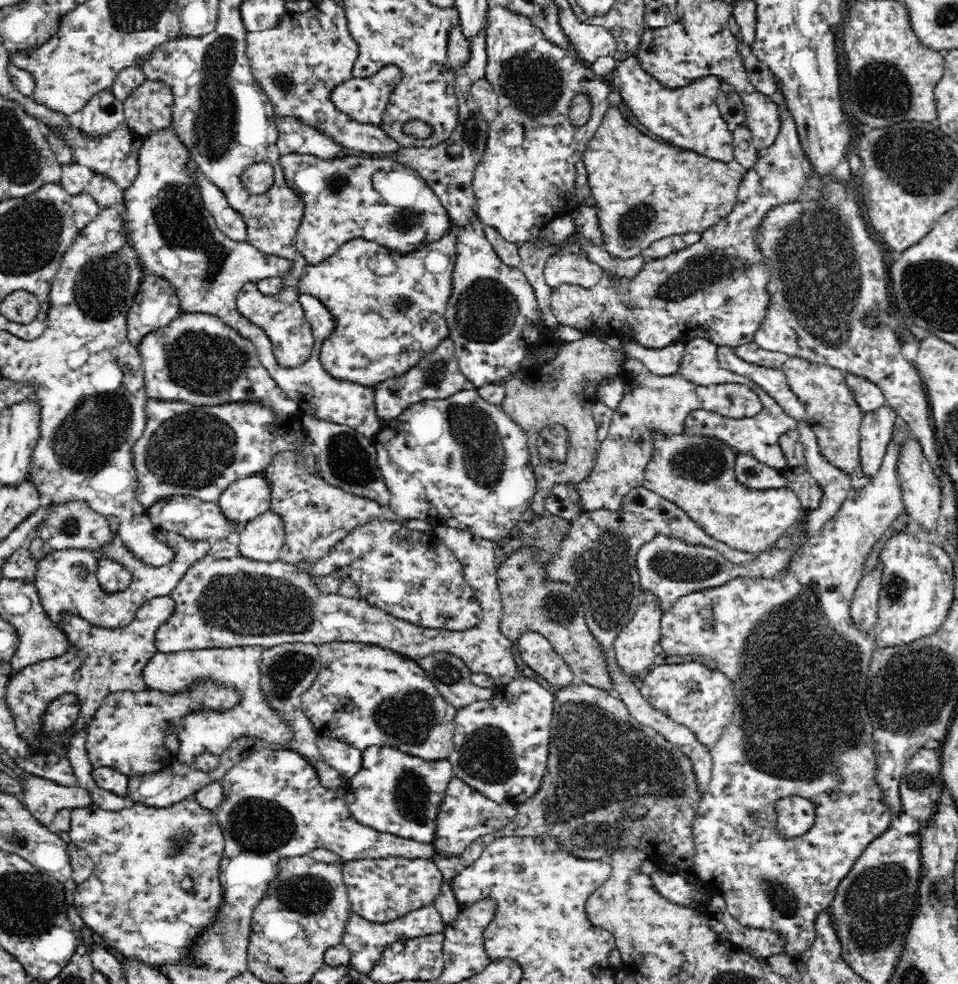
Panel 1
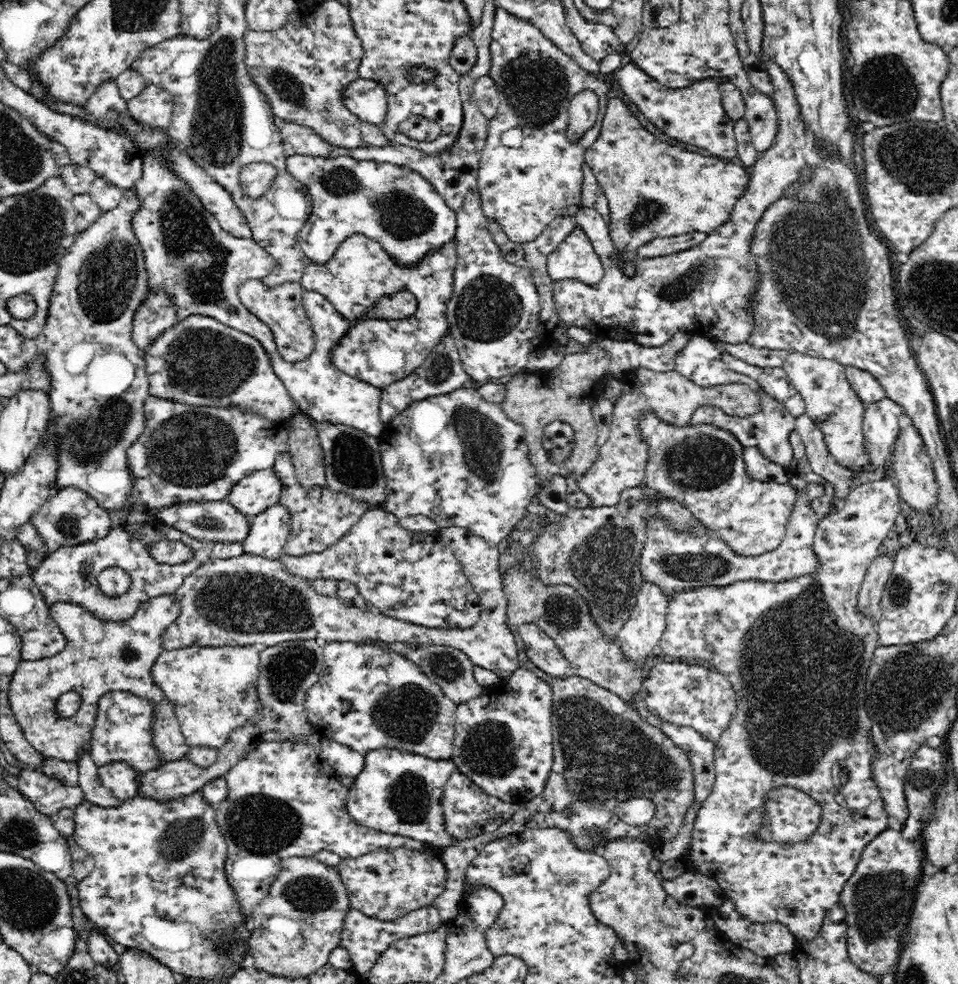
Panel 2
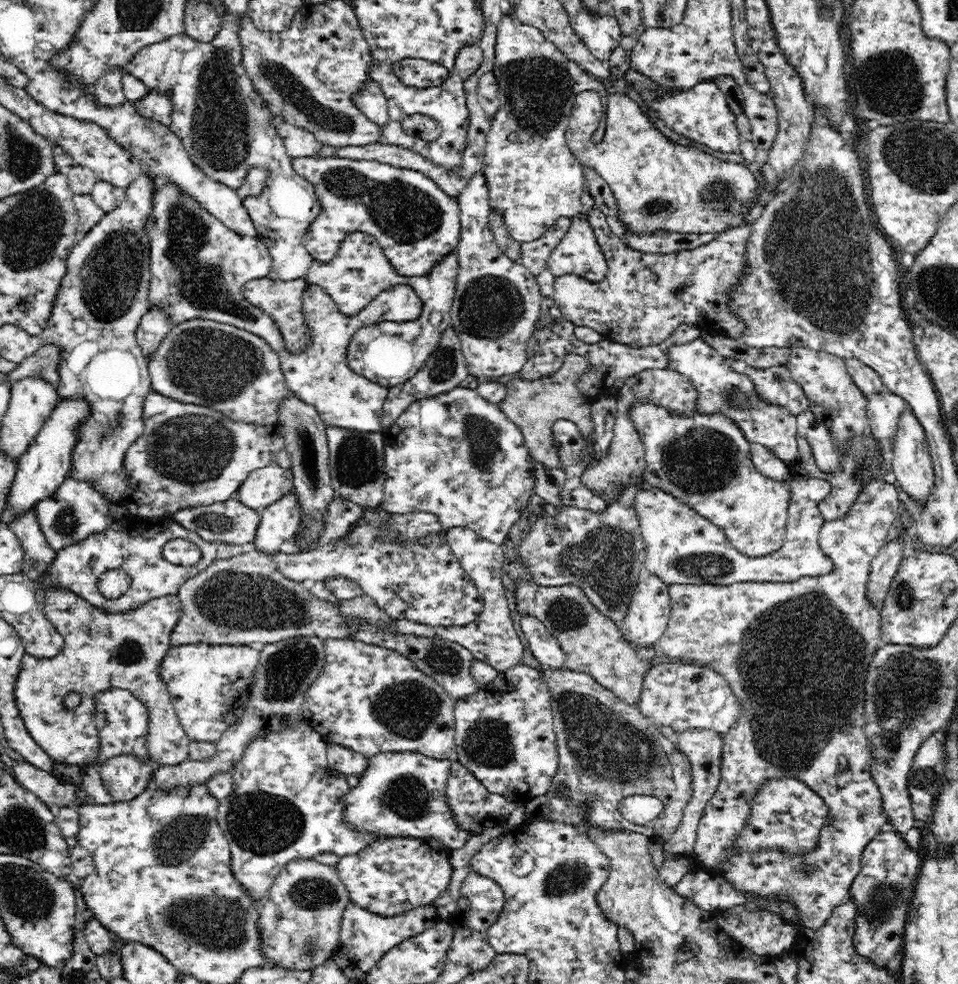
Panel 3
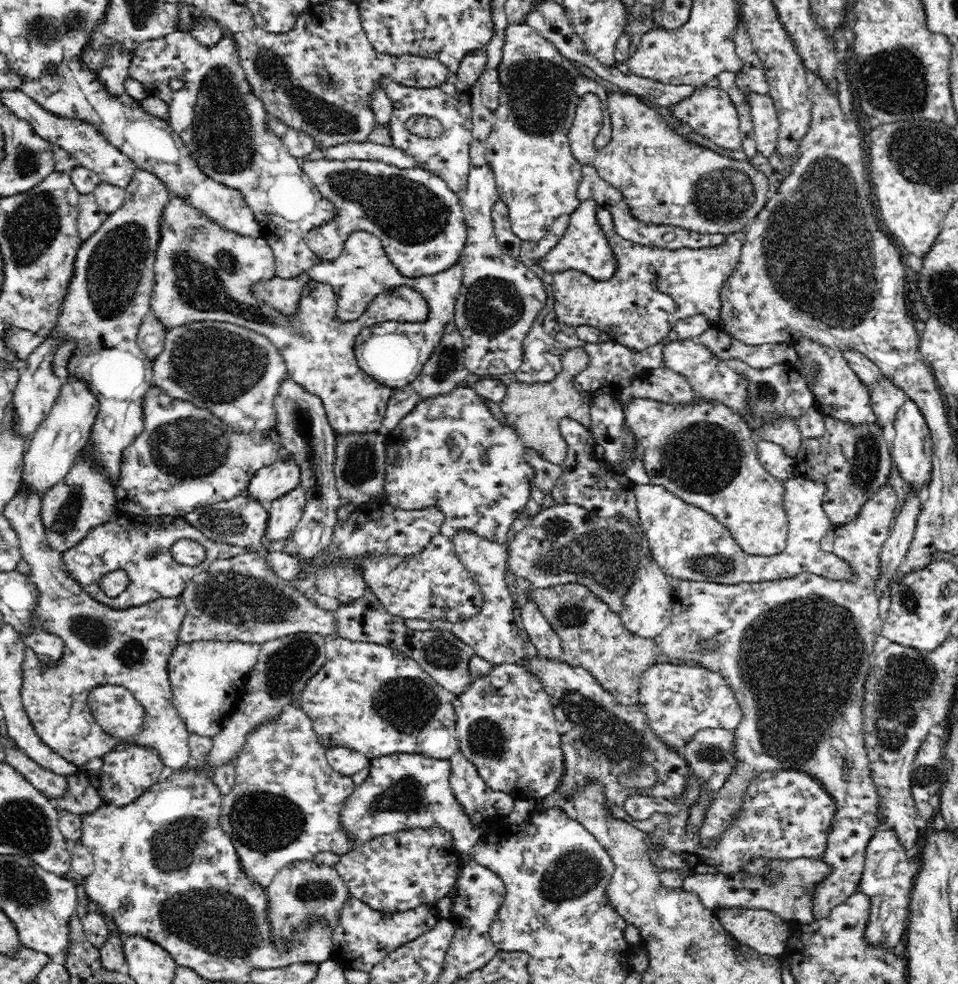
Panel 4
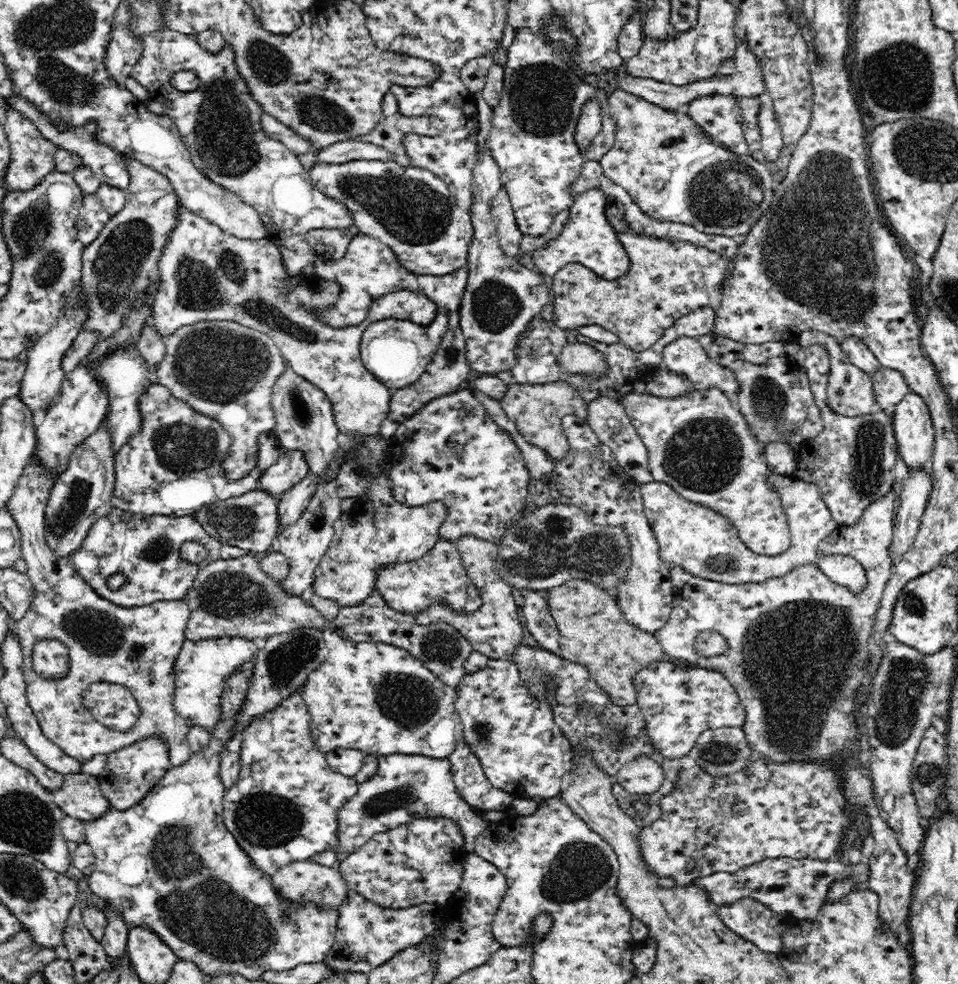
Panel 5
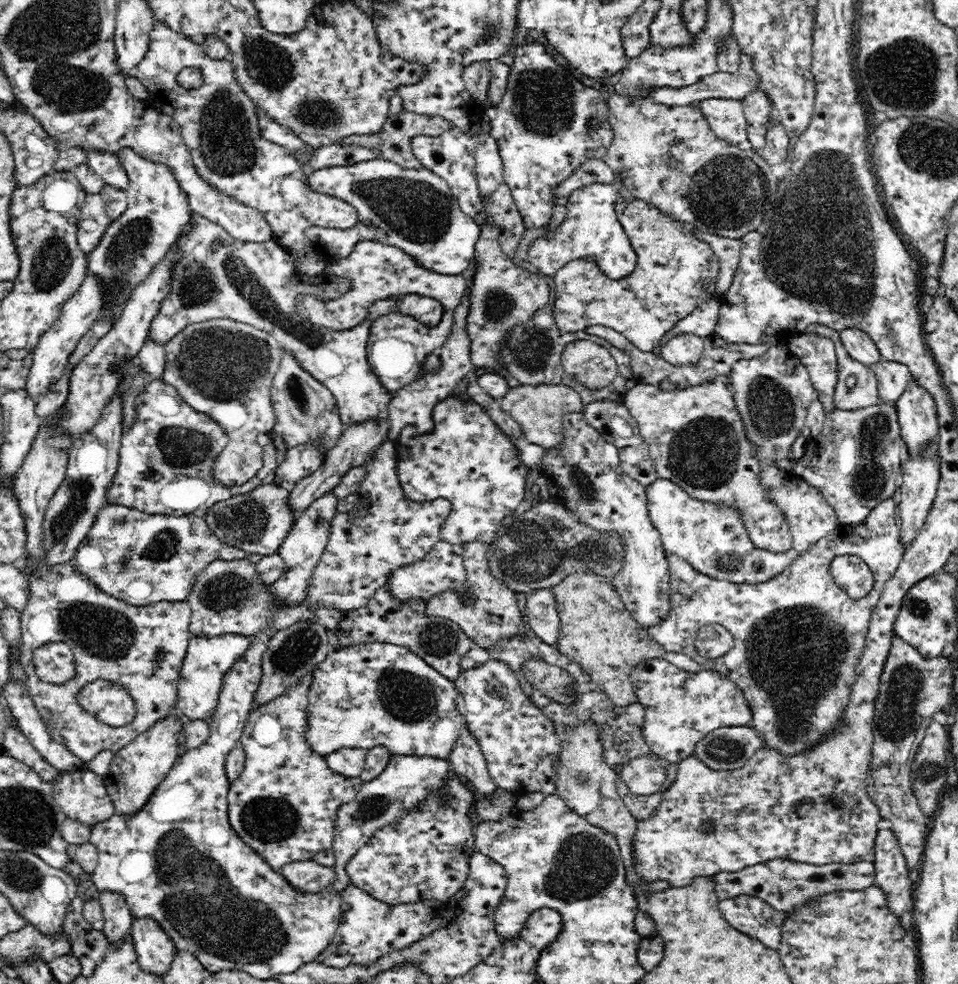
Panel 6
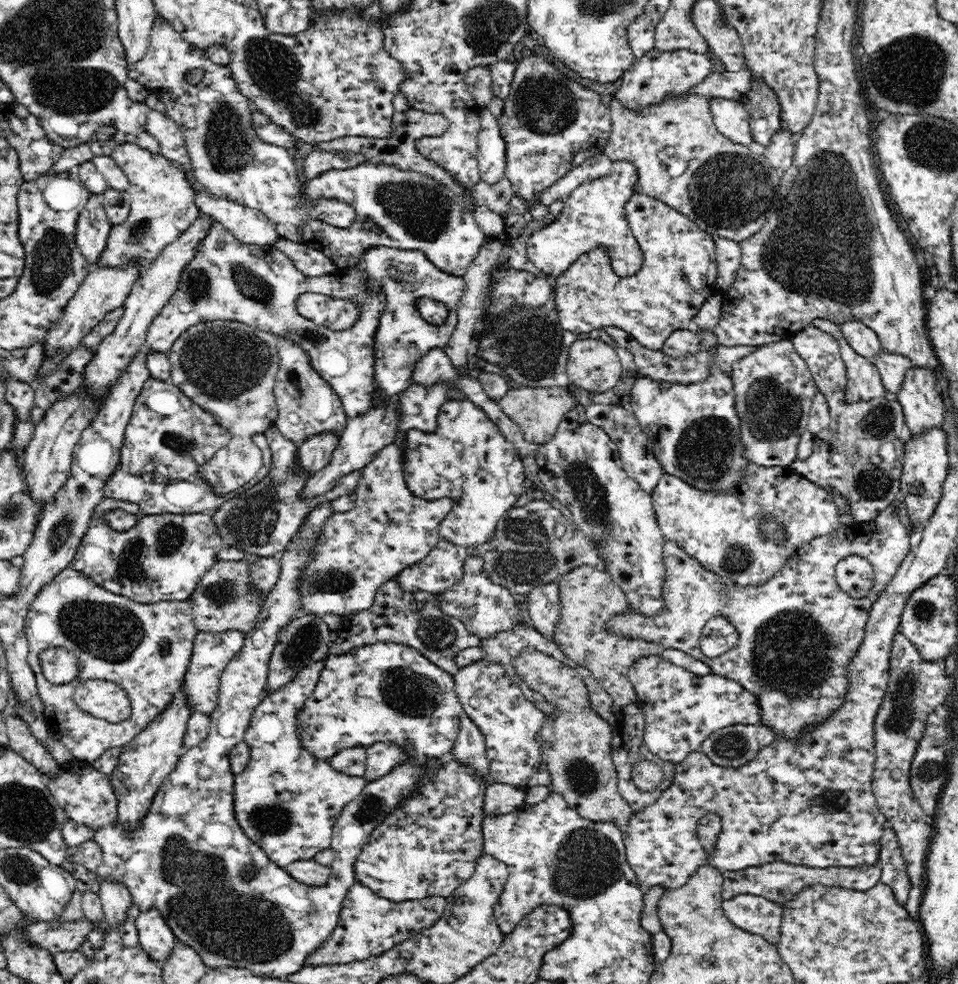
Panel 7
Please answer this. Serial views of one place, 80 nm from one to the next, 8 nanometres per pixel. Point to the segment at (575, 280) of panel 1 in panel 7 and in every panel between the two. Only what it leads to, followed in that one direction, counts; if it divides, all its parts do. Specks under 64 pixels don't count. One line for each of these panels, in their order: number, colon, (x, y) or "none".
2: (575, 258)
3: (579, 254)
4: (585, 245)
5: (588, 237)
6: (592, 228)
7: (594, 214)

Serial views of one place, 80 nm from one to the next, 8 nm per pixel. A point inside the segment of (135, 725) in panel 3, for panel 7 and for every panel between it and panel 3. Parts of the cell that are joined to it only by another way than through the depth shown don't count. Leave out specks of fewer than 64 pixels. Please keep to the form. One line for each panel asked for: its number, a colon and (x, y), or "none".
4: (113, 707)
5: (111, 704)
6: (108, 702)
7: (104, 699)

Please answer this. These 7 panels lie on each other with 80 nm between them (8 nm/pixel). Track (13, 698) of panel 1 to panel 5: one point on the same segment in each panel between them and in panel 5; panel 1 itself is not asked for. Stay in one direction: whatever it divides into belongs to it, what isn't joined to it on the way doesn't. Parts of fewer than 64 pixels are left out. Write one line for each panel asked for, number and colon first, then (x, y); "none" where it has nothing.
2: (101, 656)
3: (102, 650)
4: (130, 647)
5: (137, 647)

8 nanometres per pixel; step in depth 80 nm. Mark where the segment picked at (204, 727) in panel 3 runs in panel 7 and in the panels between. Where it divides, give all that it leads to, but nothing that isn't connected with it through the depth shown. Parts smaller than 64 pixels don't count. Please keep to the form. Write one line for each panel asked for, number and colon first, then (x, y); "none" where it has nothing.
4: (208, 676)
5: (202, 668)
6: (208, 657)
7: (212, 651)

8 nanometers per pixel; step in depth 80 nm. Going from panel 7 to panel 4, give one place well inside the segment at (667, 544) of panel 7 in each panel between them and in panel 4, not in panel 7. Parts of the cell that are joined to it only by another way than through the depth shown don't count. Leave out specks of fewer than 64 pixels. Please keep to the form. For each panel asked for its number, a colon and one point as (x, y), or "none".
4: (795, 651)
5: (798, 642)
6: (797, 636)

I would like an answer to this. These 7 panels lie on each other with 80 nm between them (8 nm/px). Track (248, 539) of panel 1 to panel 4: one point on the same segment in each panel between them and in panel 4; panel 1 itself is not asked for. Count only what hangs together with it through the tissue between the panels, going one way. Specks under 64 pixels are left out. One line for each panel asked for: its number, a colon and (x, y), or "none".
2: (269, 532)
3: (279, 522)
4: (286, 511)

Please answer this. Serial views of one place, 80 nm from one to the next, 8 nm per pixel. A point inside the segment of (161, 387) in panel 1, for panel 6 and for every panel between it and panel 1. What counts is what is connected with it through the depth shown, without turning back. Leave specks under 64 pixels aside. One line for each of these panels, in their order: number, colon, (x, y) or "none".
2: (199, 361)
3: (215, 365)
4: (233, 372)
5: (222, 369)
6: (224, 368)

